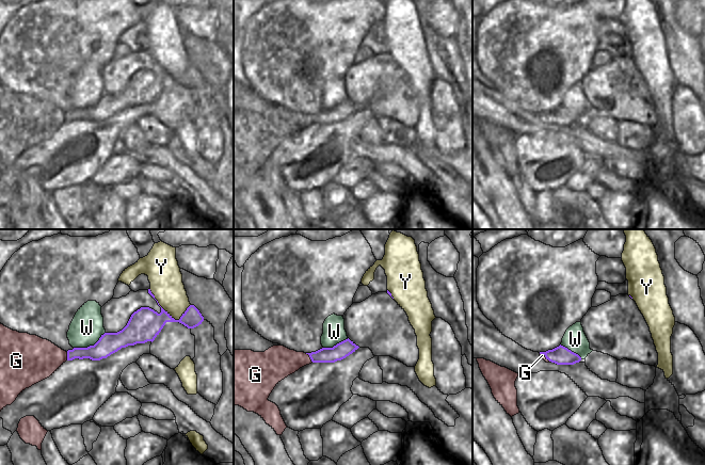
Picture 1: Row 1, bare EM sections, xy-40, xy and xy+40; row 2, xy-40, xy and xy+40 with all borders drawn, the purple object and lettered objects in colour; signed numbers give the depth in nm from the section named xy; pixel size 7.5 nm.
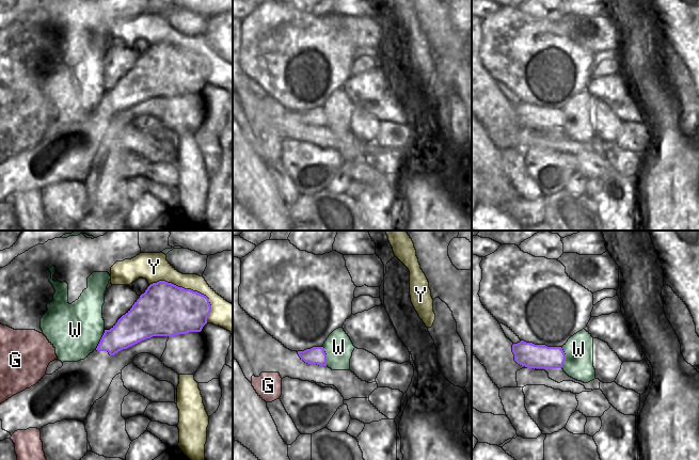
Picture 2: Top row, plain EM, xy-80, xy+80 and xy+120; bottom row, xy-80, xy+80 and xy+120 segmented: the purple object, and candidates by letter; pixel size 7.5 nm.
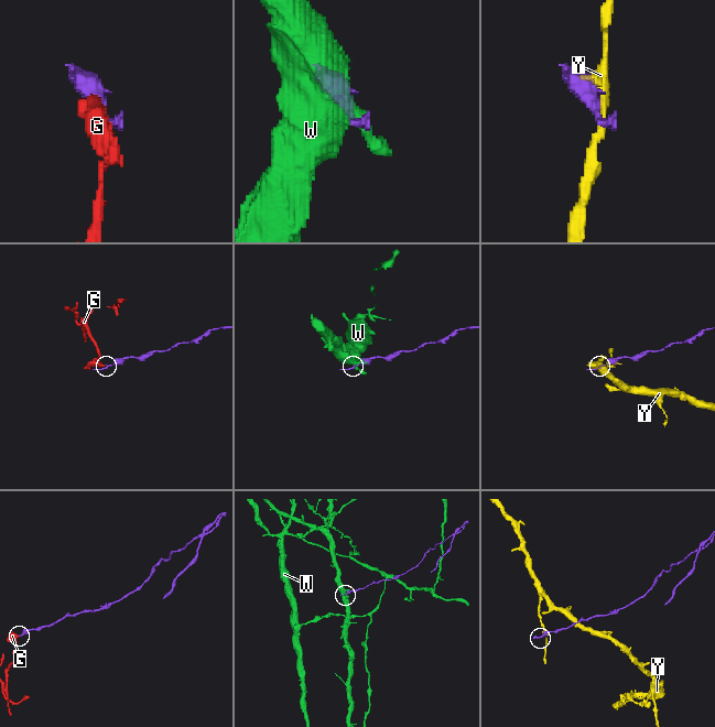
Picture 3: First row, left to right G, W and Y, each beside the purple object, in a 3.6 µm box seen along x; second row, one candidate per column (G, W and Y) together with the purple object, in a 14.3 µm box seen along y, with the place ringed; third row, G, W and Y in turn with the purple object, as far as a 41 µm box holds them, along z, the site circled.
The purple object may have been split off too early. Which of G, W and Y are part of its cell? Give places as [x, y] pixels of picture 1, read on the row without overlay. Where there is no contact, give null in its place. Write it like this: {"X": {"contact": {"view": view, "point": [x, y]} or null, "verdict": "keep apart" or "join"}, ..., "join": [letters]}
{"G": {"contact": {"view": "xy", "point": [309, 117]}, "verdict": "keep apart"}, "W": {"contact": {"view": "xy-40", "point": [90, 107]}, "verdict": "keep apart"}, "Y": {"contact": {"view": "xy-40", "point": [166, 73]}, "verdict": "keep apart"}, "join": []}

